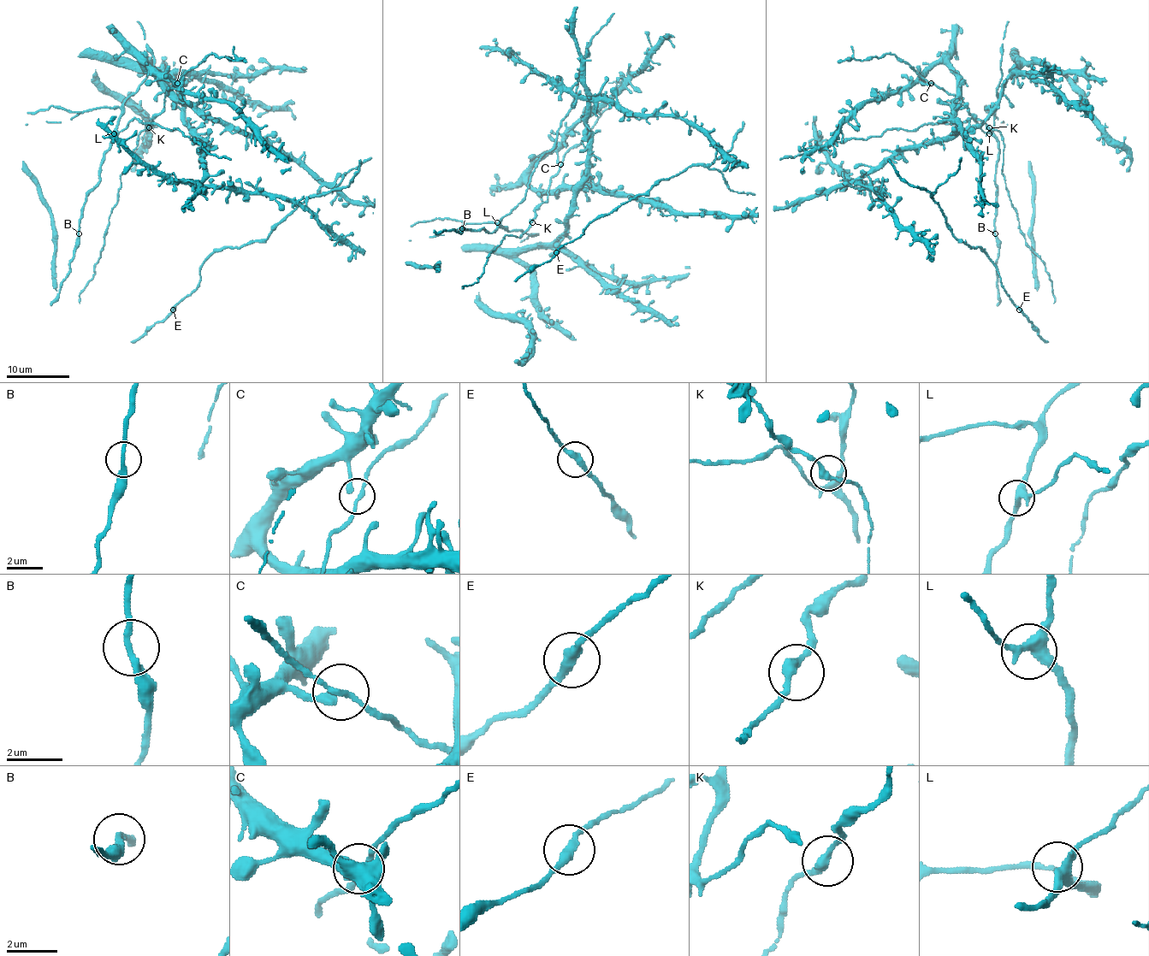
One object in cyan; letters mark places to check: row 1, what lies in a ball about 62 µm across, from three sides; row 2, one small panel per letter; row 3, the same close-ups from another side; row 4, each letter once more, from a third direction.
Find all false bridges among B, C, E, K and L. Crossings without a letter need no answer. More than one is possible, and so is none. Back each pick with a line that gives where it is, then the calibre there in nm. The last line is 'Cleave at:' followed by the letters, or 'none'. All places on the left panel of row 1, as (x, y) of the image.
Cleave at: none

